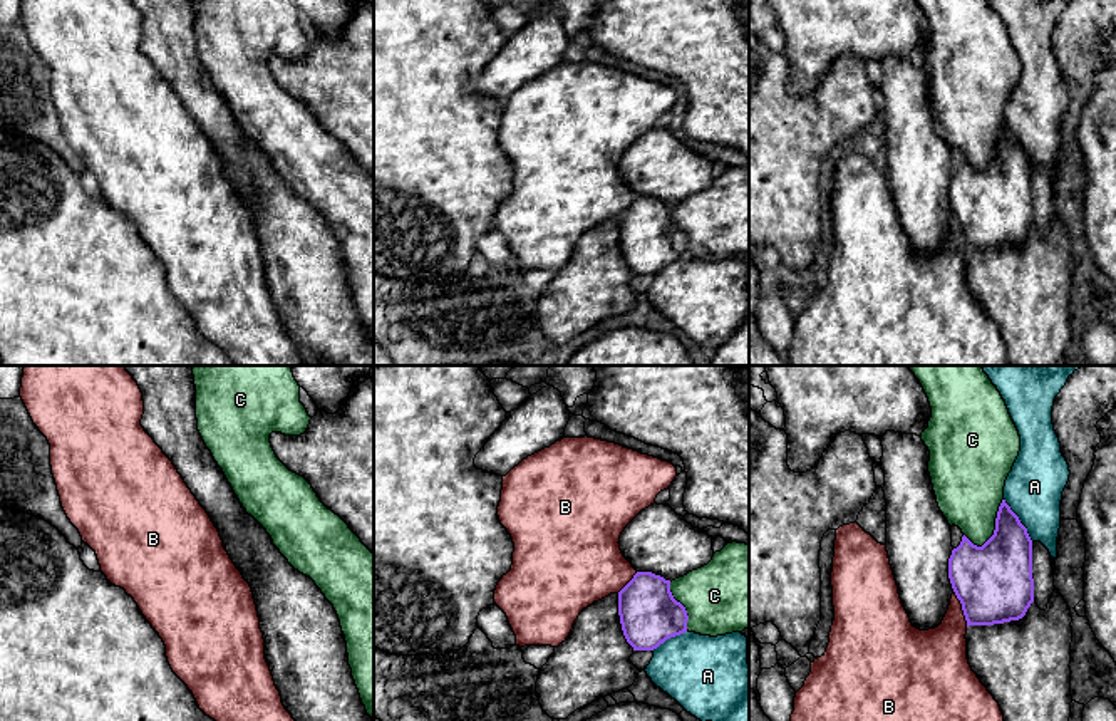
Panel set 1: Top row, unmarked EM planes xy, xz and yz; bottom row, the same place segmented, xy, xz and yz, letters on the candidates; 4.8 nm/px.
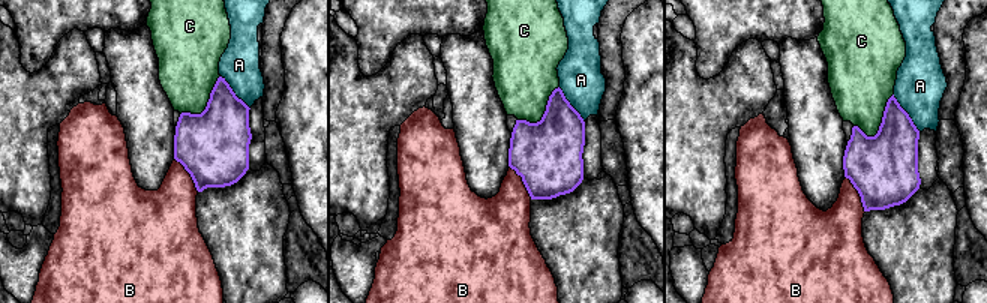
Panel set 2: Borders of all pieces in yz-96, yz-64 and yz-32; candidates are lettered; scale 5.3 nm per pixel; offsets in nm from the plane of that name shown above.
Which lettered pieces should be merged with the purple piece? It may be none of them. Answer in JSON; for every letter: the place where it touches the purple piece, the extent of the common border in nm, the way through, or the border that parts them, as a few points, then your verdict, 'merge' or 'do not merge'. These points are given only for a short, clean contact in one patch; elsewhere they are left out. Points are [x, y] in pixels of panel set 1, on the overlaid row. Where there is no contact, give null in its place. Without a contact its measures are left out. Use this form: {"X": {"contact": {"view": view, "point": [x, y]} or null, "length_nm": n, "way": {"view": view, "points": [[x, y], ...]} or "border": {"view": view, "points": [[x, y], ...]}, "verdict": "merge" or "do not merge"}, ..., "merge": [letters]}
{"A": {"contact": {"view": "yz", "point": [1019, 520]}, "length_nm": 240, "verdict": "do not merge"}, "B": {"contact": {"view": "yz", "point": [962, 609]}, "length_nm": 190, "verdict": "do not merge"}, "C": {"contact": {"view": "yz", "point": [996, 525]}, "length_nm": 280, "verdict": "do not merge"}, "merge": []}

